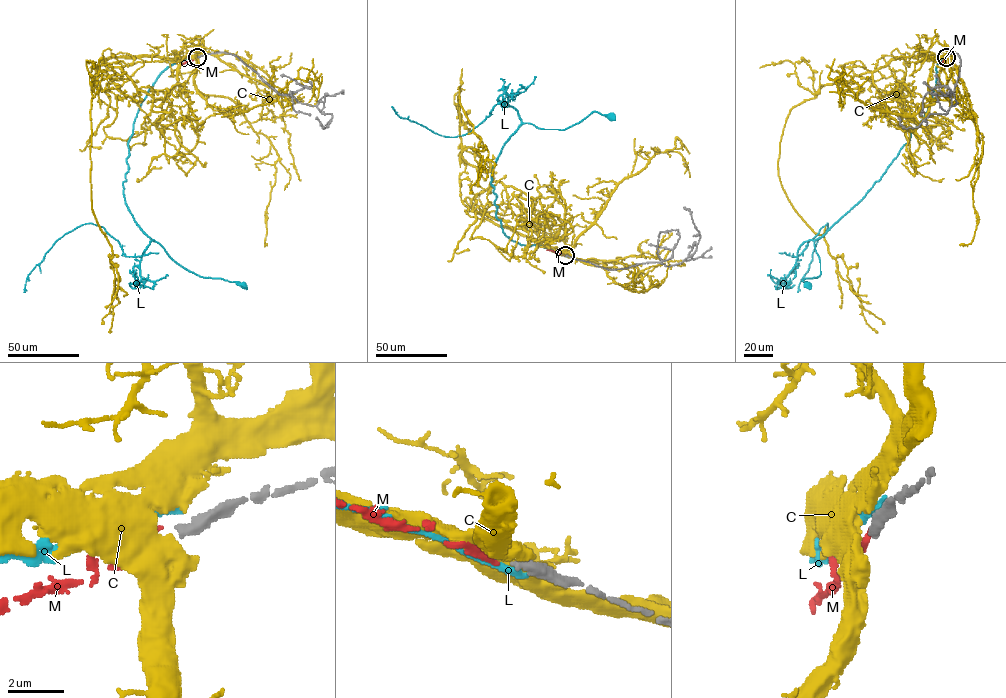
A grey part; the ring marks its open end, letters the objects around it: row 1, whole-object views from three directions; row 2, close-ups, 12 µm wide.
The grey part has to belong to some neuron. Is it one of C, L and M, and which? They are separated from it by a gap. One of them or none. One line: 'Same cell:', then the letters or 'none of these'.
Same cell: M

